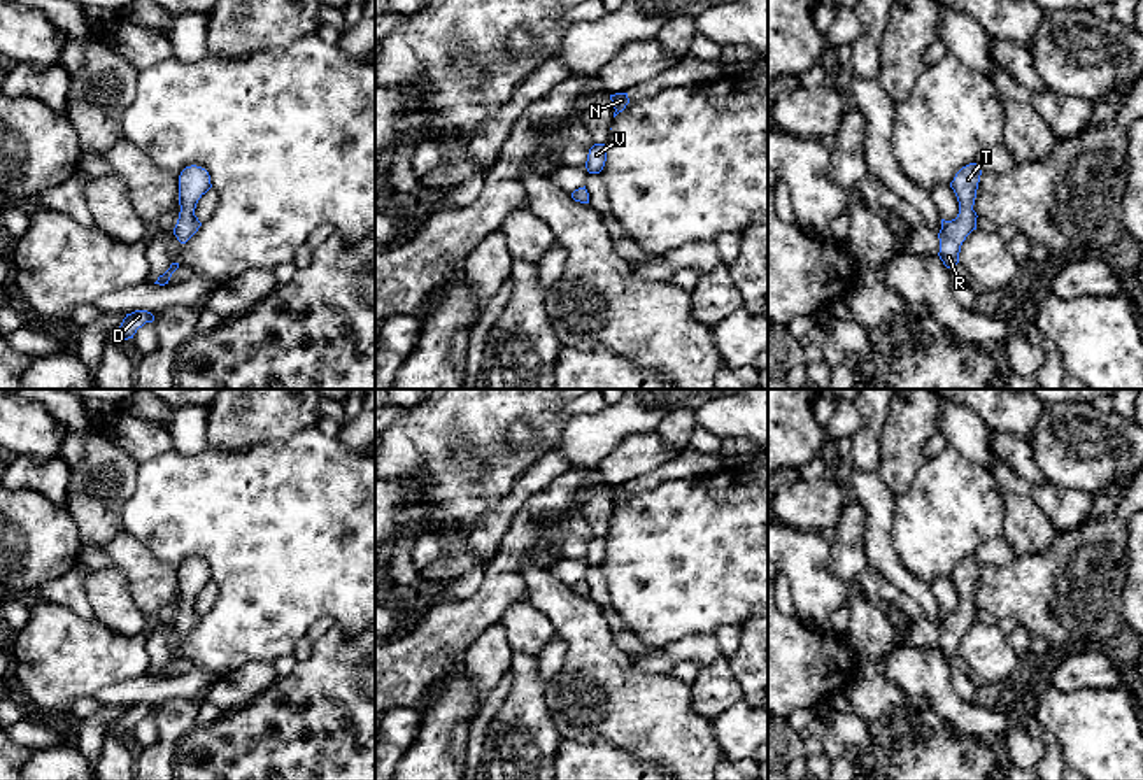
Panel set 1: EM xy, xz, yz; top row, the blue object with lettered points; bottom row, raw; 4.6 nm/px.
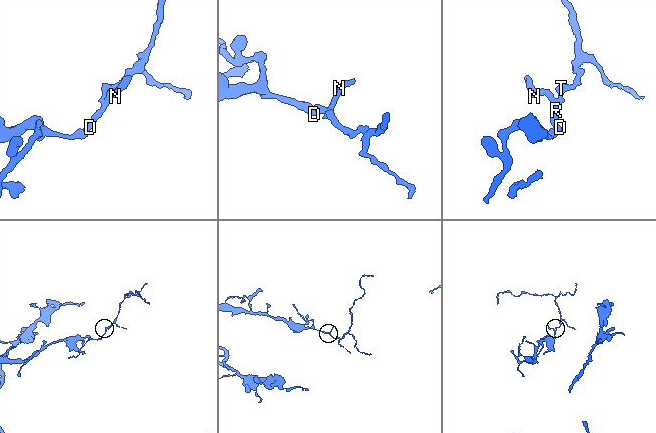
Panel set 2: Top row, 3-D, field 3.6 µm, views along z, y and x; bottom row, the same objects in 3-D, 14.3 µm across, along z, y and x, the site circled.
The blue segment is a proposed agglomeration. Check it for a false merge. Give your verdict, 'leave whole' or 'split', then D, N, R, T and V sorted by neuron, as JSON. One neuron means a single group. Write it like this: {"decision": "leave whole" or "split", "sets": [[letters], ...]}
{"decision": "leave whole", "sets": [["D", "N", "R", "T", "V"]]}

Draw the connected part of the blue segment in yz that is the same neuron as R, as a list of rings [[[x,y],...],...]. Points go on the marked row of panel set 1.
[[[969,163],[962,167],[950,188],[954,189],[959,202],[959,214],[952,221],[941,219],[941,230],[938,233],[940,238],[940,259],[947,268],[959,263],[961,245],[966,237],[976,230],[976,212],[973,210],[976,189],[980,182],[982,170],[976,163]]]

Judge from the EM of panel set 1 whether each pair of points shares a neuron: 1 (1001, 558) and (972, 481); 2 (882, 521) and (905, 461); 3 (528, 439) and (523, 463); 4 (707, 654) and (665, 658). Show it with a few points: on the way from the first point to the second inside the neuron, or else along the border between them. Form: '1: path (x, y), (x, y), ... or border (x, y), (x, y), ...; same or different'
1: border (1001, 535), (986, 542), (973, 554); different
2: border (875, 472), (894, 495); different
3: border (542, 433), (532, 447), (511, 449), (507, 446); different
4: path (696, 652), (675, 652); same

